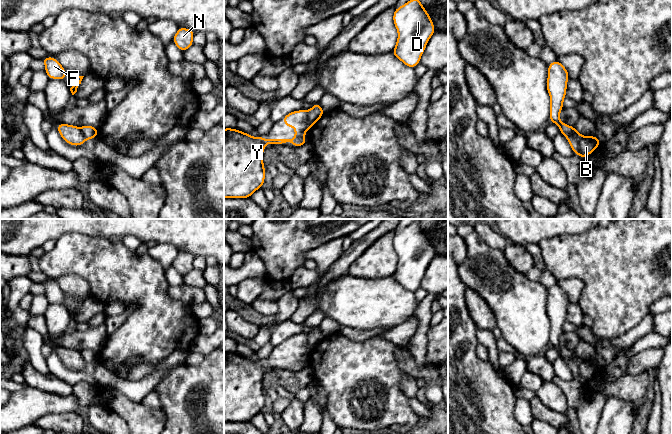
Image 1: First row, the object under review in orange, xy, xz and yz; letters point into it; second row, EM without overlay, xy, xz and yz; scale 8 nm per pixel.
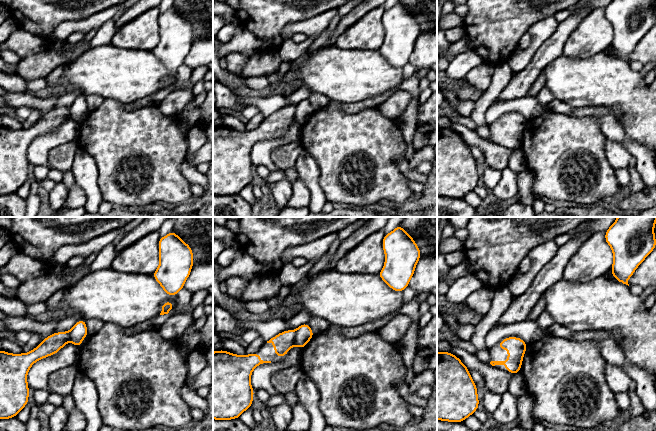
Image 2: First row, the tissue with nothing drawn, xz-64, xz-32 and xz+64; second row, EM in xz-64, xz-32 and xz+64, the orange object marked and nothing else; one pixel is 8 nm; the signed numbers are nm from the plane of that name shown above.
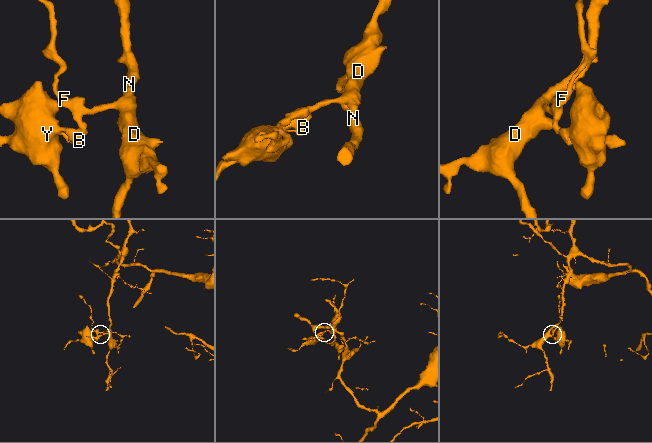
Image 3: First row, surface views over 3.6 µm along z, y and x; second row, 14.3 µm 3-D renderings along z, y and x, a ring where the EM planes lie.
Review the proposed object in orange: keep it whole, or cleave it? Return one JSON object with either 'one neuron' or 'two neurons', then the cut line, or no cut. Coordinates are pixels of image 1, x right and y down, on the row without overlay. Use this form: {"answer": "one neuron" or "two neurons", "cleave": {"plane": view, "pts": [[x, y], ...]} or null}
{"answer": "two neurons", "cleave": {"plane": "xz", "pts": [[306, 335], [308, 347], [311, 350]]}}

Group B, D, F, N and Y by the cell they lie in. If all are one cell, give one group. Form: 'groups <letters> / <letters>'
groups B Y / D F N

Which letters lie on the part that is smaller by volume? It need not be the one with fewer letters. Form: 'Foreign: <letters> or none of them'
Foreign: B, Y

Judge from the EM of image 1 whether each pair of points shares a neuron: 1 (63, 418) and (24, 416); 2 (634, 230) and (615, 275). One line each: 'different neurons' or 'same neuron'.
1: different neurons
2: same neuron

